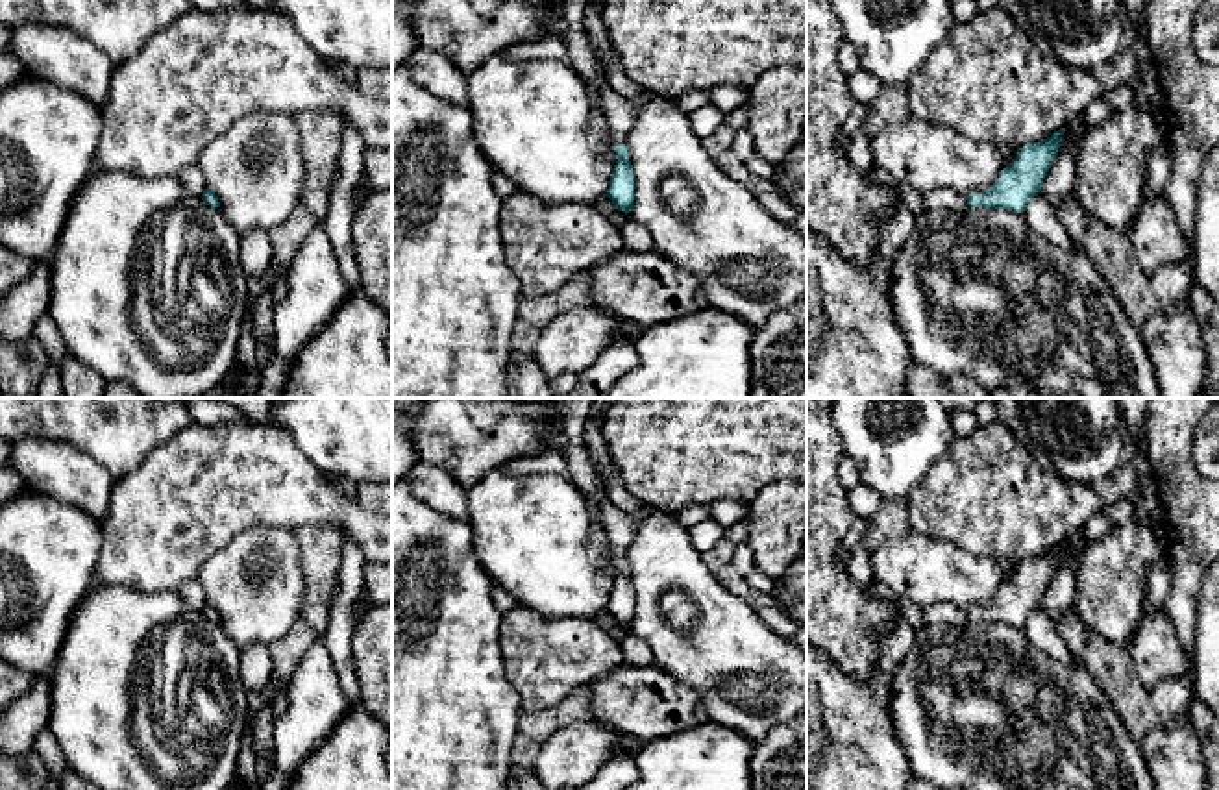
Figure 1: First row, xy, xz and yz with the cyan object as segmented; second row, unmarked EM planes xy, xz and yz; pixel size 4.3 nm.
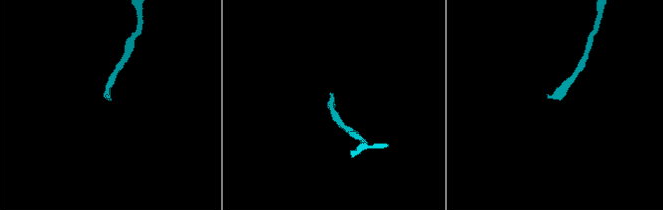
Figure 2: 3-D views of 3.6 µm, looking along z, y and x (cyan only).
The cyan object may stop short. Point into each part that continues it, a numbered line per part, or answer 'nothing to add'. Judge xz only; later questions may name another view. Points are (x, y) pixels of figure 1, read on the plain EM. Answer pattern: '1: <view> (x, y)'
1: xz (618, 528)

